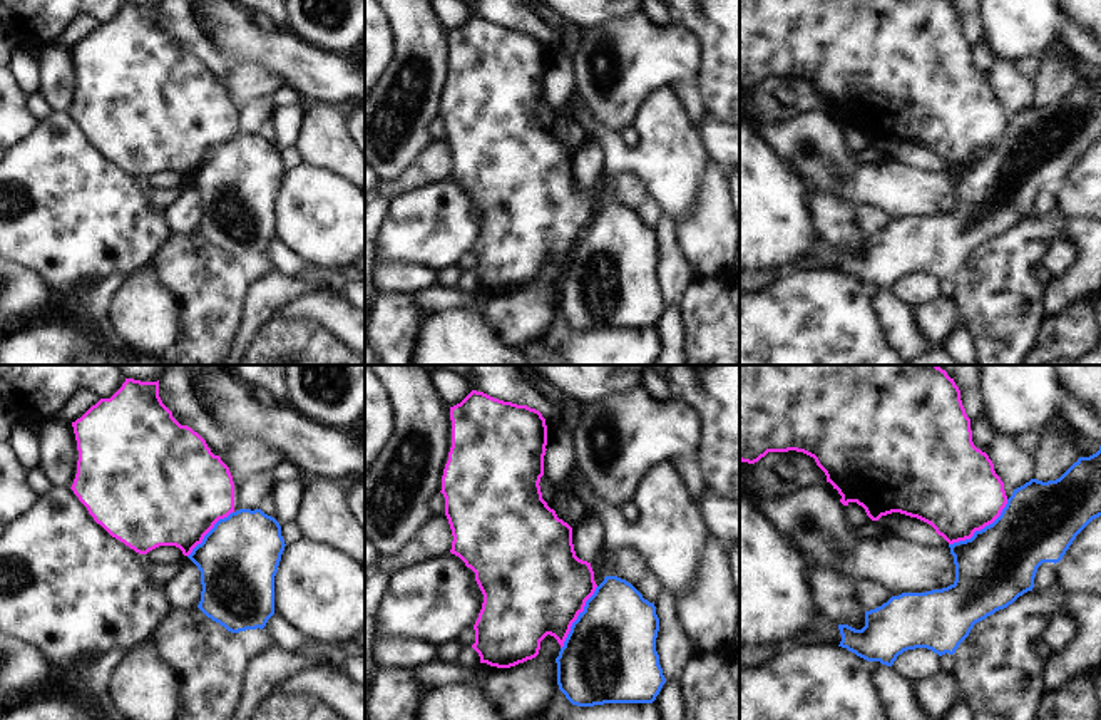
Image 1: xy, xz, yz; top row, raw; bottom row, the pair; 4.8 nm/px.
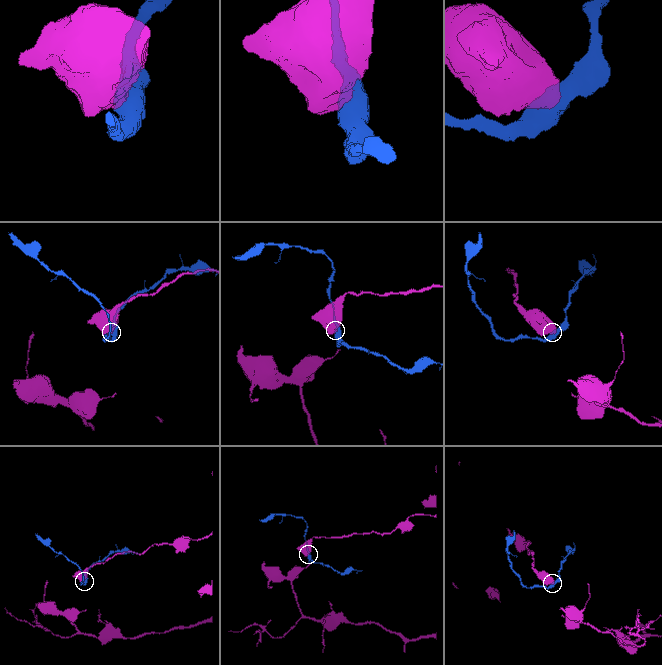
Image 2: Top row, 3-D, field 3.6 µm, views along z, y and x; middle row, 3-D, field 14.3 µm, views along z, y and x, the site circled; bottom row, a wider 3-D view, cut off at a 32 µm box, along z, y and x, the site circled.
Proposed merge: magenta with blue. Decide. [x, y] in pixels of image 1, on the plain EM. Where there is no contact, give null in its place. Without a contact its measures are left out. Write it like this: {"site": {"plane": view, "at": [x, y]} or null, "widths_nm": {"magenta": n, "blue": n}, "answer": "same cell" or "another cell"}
{"site": {"plane": "yz", "at": [981, 153]}, "widths_nm": {"magenta": 440, "blue": 360}, "answer": "another cell"}

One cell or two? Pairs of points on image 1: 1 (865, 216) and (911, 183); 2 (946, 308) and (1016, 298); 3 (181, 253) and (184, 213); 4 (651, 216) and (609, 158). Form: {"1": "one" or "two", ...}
{"1": "two", "2": "two", "3": "two", "4": "two"}

